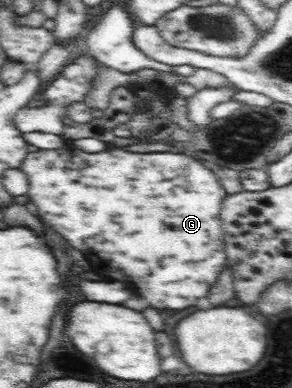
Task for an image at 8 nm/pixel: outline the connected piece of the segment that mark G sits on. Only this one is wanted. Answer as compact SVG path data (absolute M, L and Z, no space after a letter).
M67 145L67 149L63 146L61 149L40 149L36 152L27 152L20 168L29 177L29 193L27 195L37 205L41 219L47 225L51 225L53 231L57 231L61 237L65 237L71 245L75 245L79 251L83 251L87 255L87 259L93 259L91 261L93 265L99 265L99 253L101 253L101 269L105 267L103 273L107 277L111 275L111 279L115 279L115 281L127 283L131 289L135 289L141 297L145 297L157 309L181 311L187 307L195 307L199 303L199 299L207 297L211 286L217 283L217 278L225 269L225 240L220 211L223 200L229 193L226 193L226 189L221 185L217 174L201 159L177 152L131 153L123 150L123 148L106 149L99 153L86 153L73 145Z

